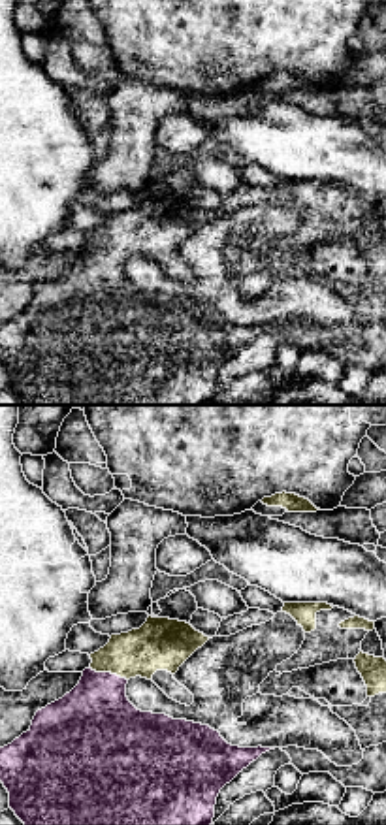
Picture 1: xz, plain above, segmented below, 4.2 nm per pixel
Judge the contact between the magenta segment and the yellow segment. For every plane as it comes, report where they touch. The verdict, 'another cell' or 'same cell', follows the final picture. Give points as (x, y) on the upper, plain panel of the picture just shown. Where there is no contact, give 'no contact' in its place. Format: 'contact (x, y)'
contact (108, 251)

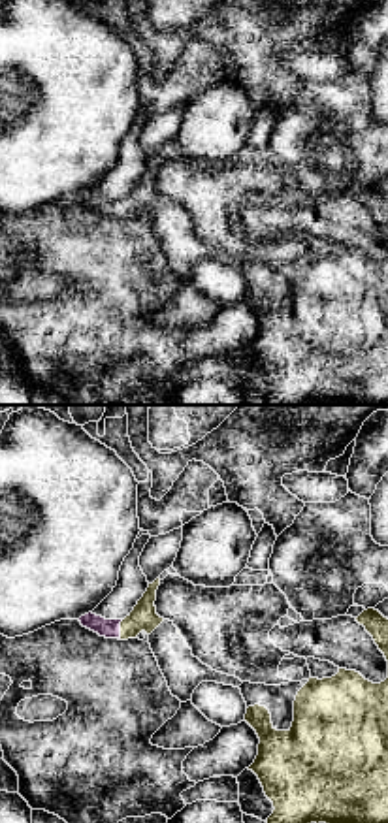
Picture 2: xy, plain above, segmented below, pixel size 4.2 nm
contact (119, 208)

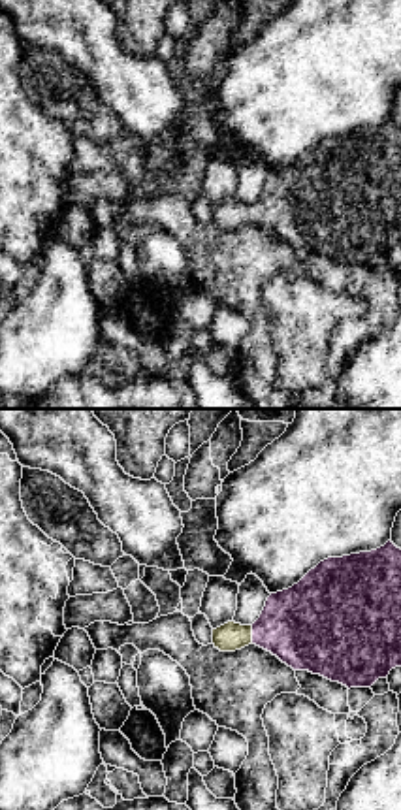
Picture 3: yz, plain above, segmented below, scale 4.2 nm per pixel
contact (253, 213)

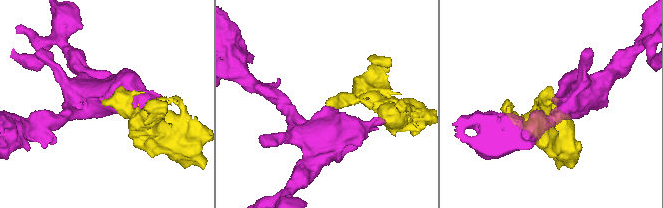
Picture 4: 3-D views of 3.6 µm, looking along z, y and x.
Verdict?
same cell

